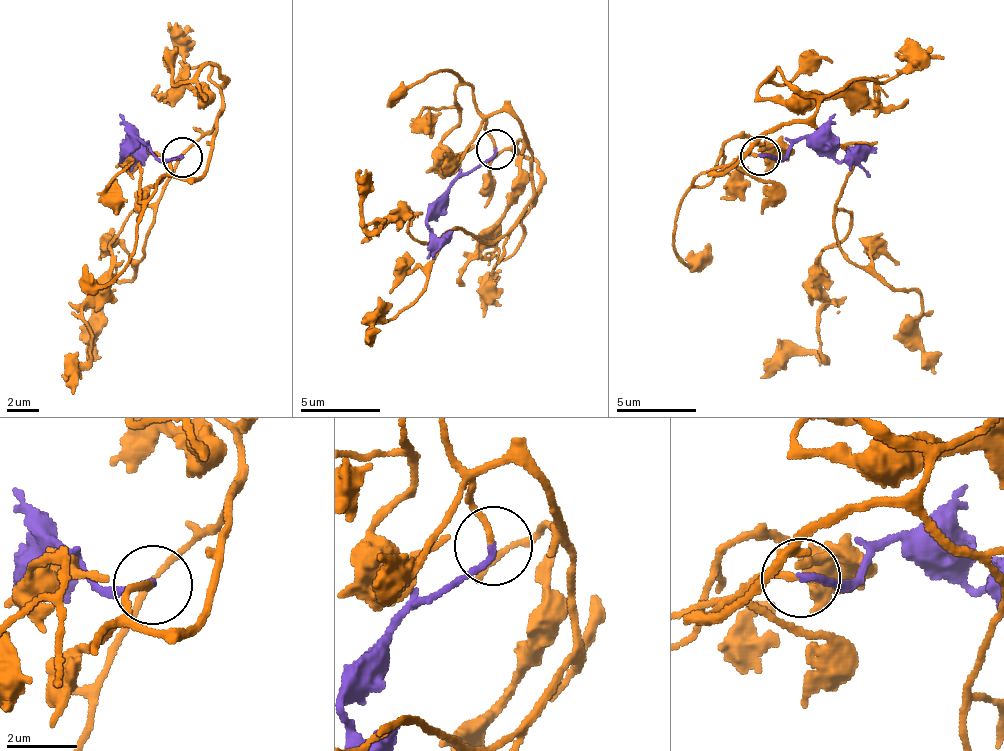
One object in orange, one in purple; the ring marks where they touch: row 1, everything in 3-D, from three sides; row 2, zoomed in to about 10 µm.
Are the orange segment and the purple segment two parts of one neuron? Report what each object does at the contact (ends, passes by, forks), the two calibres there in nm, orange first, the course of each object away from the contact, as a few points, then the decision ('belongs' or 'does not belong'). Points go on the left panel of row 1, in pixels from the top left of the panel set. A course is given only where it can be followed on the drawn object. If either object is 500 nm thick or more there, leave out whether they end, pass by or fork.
orange ends | purple ends | 180/160 nm | orange via (183, 158), (169, 166), (204, 170), (220, 112), (111, 243), (109, 276), (81, 307), (93, 336), (72, 394) | purple via (183, 158), (161, 160), (143, 142), (122, 161), (128, 154), (136, 161), (130, 171) | belongs

